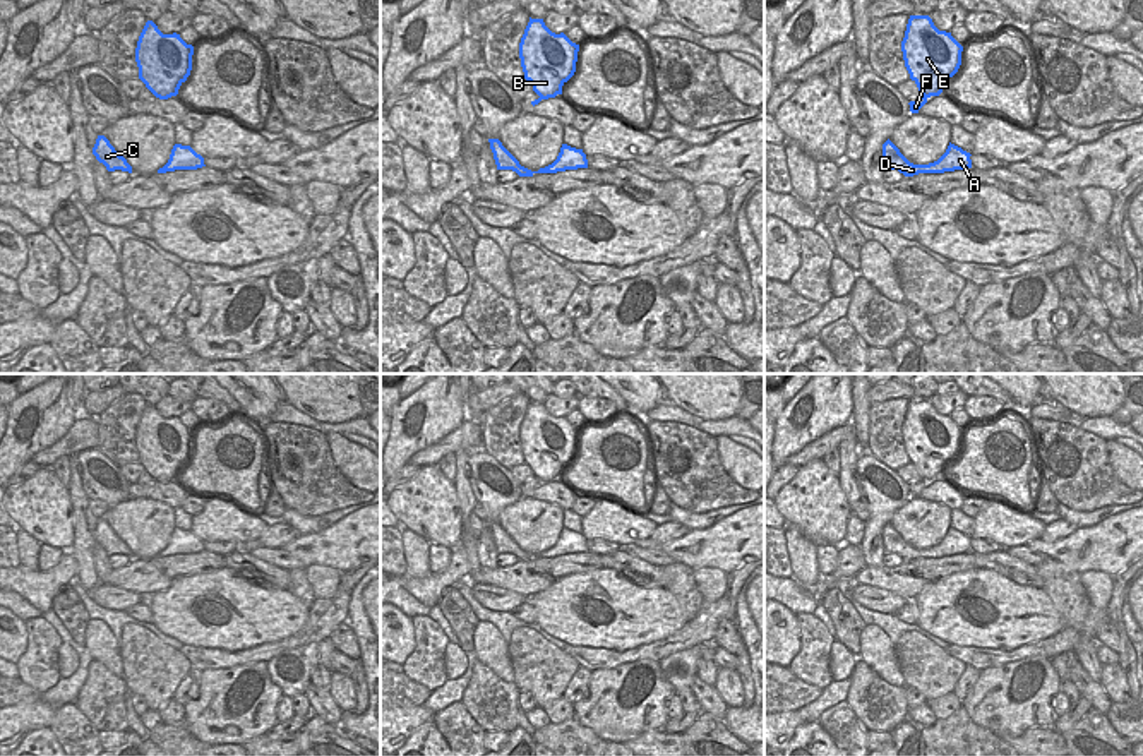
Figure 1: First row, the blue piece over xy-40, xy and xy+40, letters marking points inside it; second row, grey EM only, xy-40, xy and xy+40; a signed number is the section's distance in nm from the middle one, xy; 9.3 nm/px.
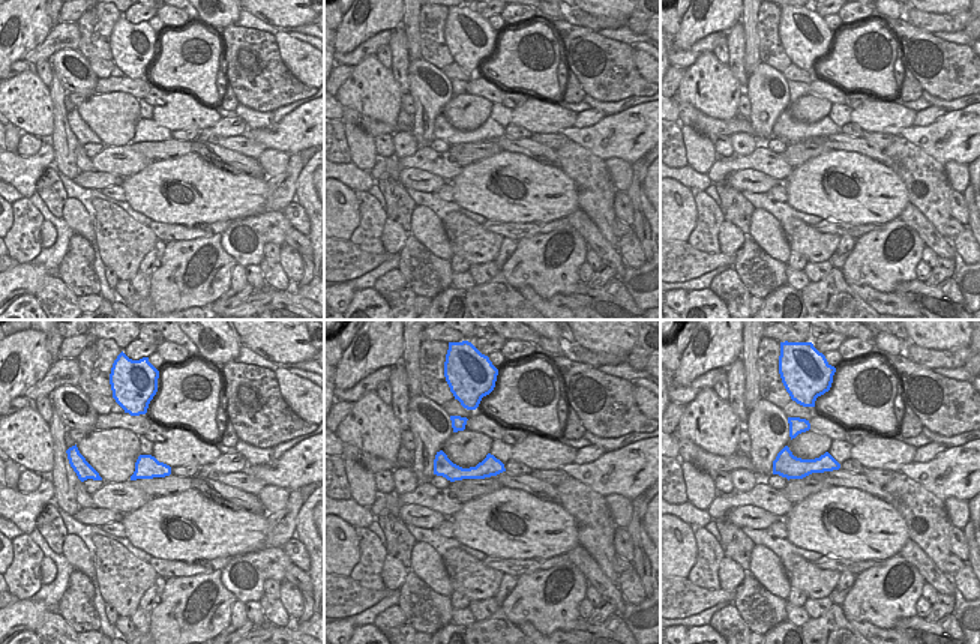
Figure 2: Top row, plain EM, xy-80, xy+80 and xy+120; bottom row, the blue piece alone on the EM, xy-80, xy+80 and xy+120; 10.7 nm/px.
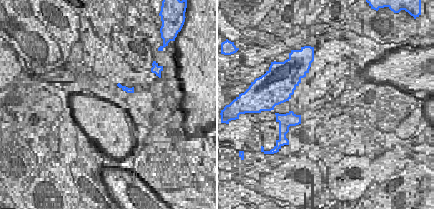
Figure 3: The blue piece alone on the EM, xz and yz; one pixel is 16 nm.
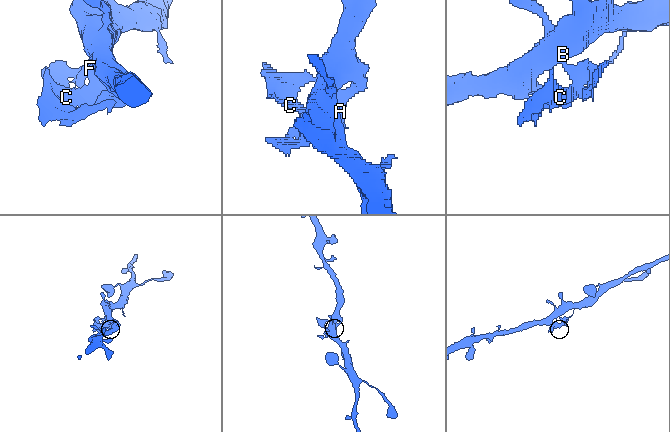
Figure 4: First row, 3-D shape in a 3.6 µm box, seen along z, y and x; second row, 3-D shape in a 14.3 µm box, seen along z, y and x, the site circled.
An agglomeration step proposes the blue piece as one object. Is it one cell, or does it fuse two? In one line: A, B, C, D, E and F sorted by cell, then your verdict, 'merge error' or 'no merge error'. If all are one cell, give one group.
groups A C D F / B E; merge error

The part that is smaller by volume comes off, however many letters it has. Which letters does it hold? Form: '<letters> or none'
A, C, D, F

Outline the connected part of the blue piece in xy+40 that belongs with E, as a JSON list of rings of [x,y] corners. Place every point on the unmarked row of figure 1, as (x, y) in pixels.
[[[910,399],[905,422],[901,425],[905,451],[922,480],[939,480],[944,466],[953,461],[961,449],[963,430],[951,417],[939,415],[929,399]]]

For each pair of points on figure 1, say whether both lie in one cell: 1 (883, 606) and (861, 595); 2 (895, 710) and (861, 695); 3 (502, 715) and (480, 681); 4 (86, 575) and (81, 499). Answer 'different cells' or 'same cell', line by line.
1: same cell
2: same cell
3: same cell
4: same cell

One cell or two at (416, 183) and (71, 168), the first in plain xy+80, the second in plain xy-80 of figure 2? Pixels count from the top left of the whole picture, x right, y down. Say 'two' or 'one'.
two

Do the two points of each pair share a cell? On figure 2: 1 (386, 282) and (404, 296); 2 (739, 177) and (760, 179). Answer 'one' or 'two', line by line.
1: one
2: one

